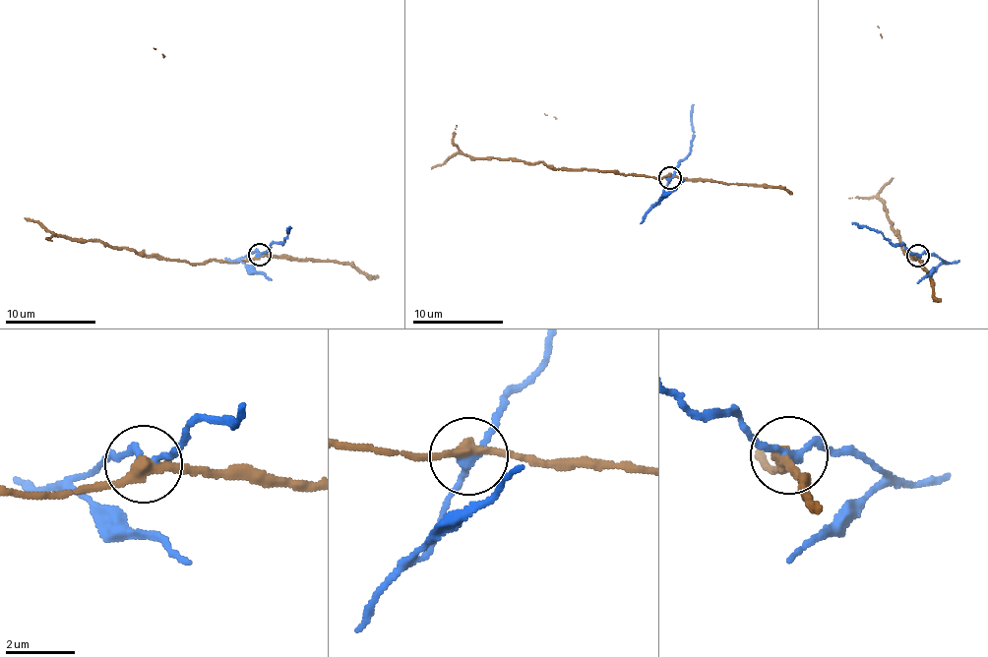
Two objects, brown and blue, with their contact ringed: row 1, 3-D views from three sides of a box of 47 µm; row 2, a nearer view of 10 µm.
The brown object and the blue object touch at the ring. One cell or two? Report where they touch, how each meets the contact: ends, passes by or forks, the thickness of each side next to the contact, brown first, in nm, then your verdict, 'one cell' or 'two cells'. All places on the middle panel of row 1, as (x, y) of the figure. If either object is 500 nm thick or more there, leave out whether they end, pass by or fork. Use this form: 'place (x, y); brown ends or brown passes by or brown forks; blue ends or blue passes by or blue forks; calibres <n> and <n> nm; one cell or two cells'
place (669, 178); brown passes by; blue passes by; calibres 320 and 240 nm; two cells

